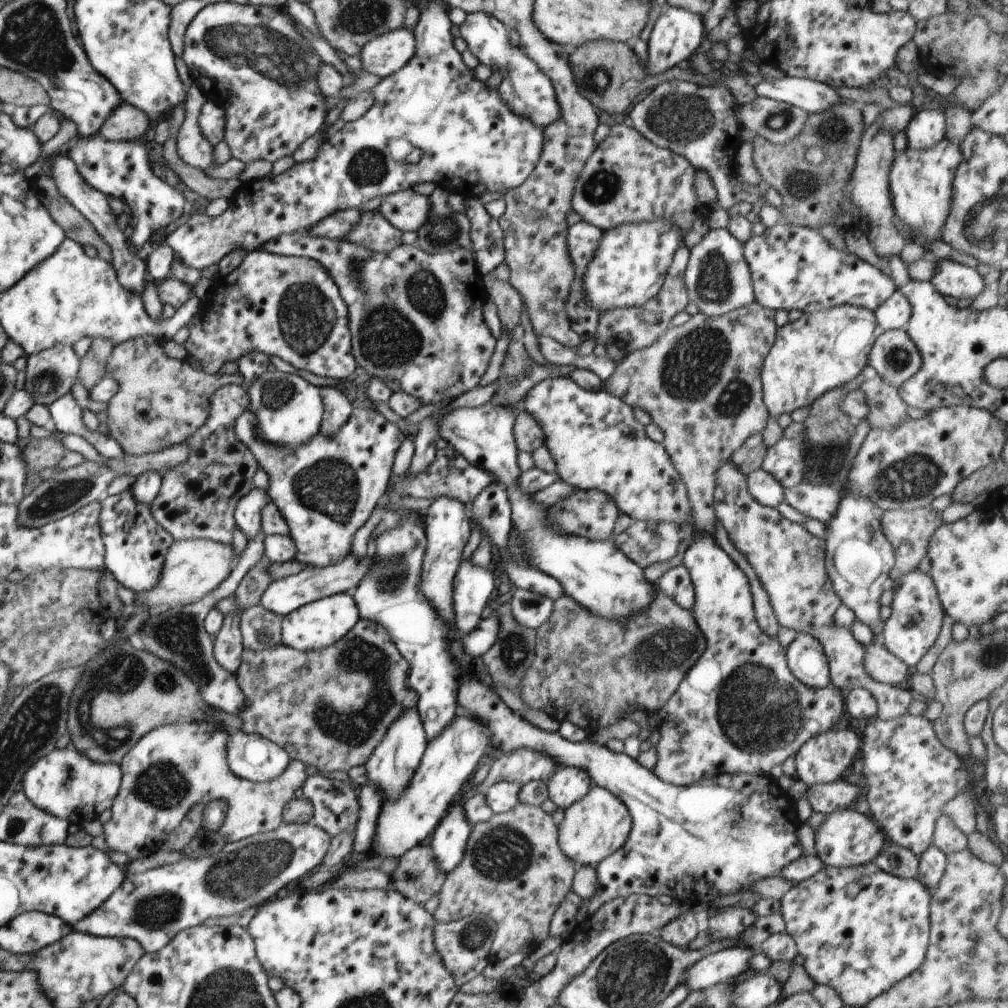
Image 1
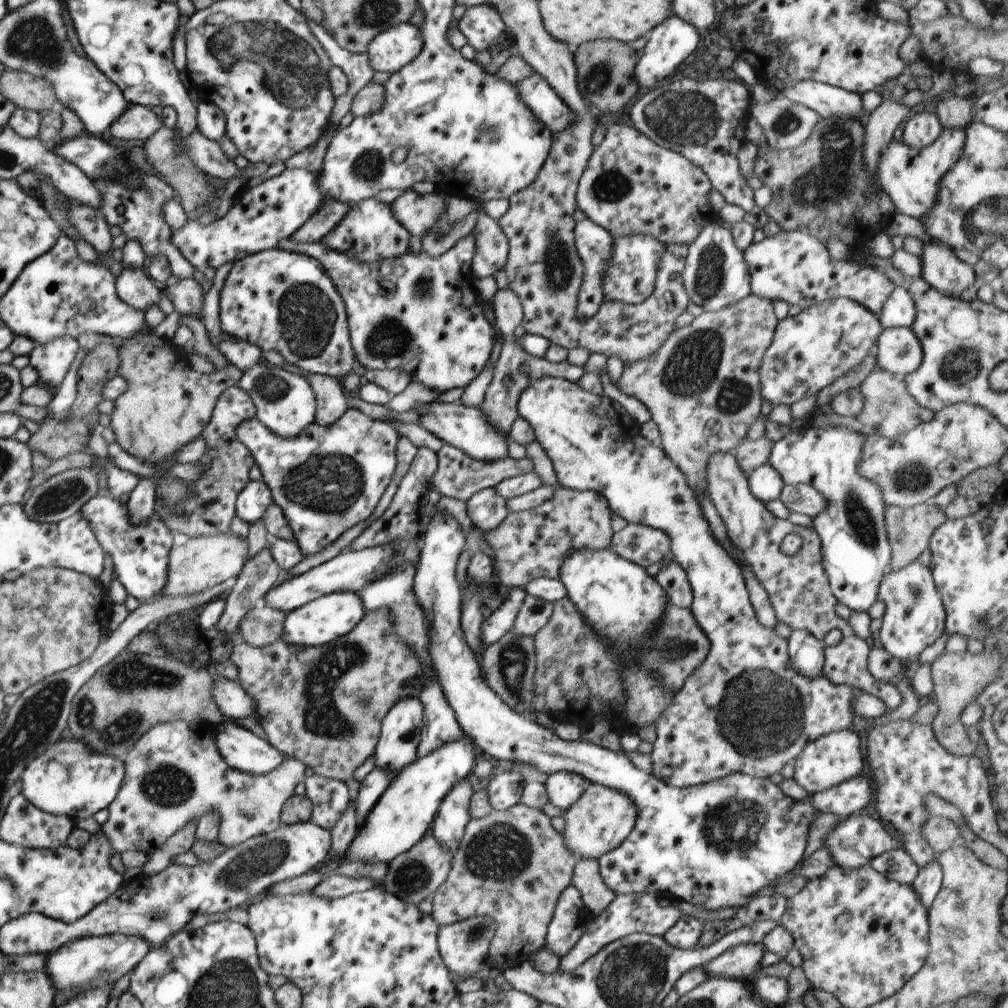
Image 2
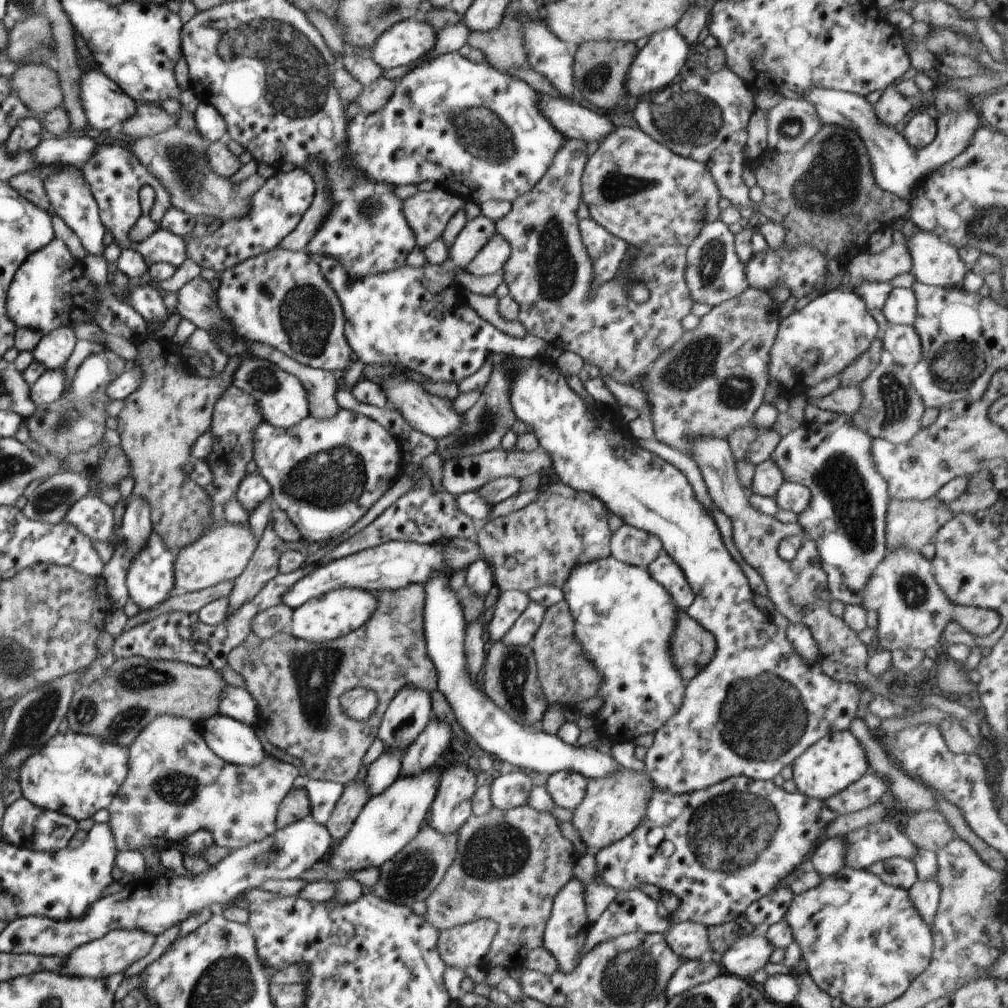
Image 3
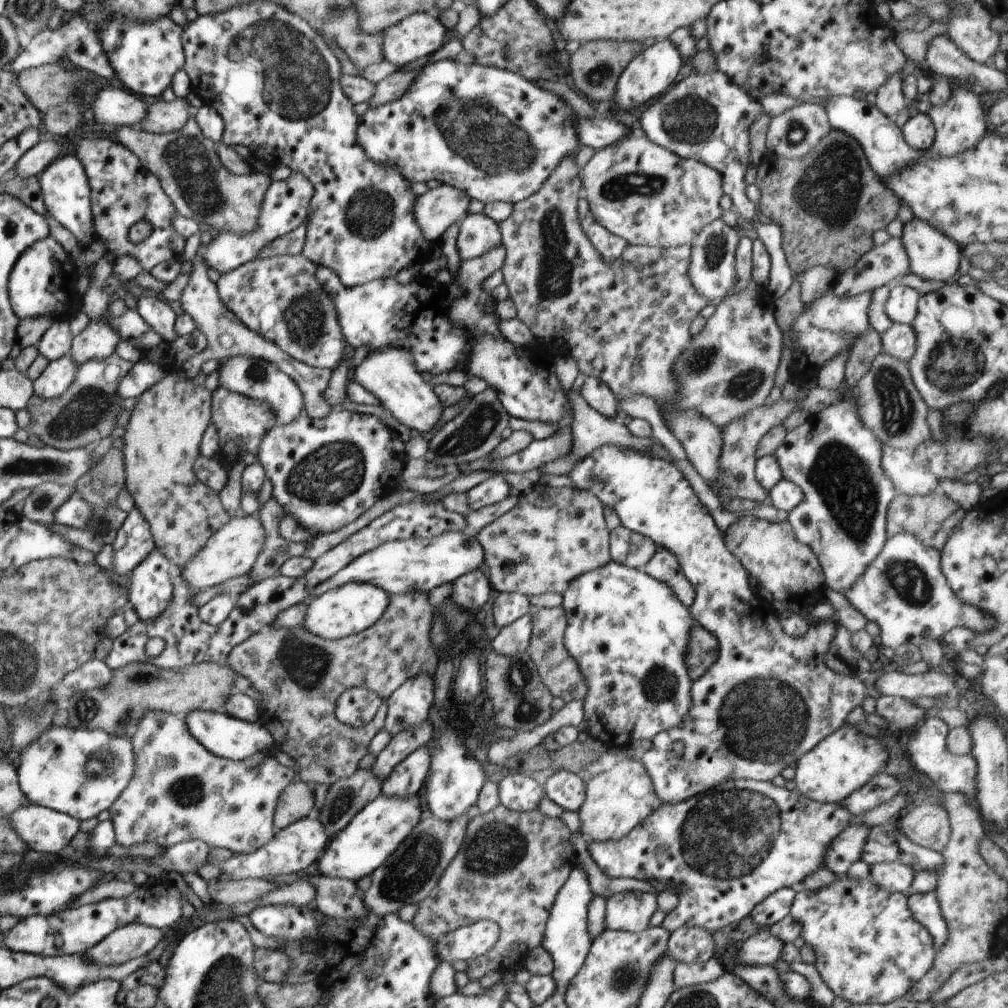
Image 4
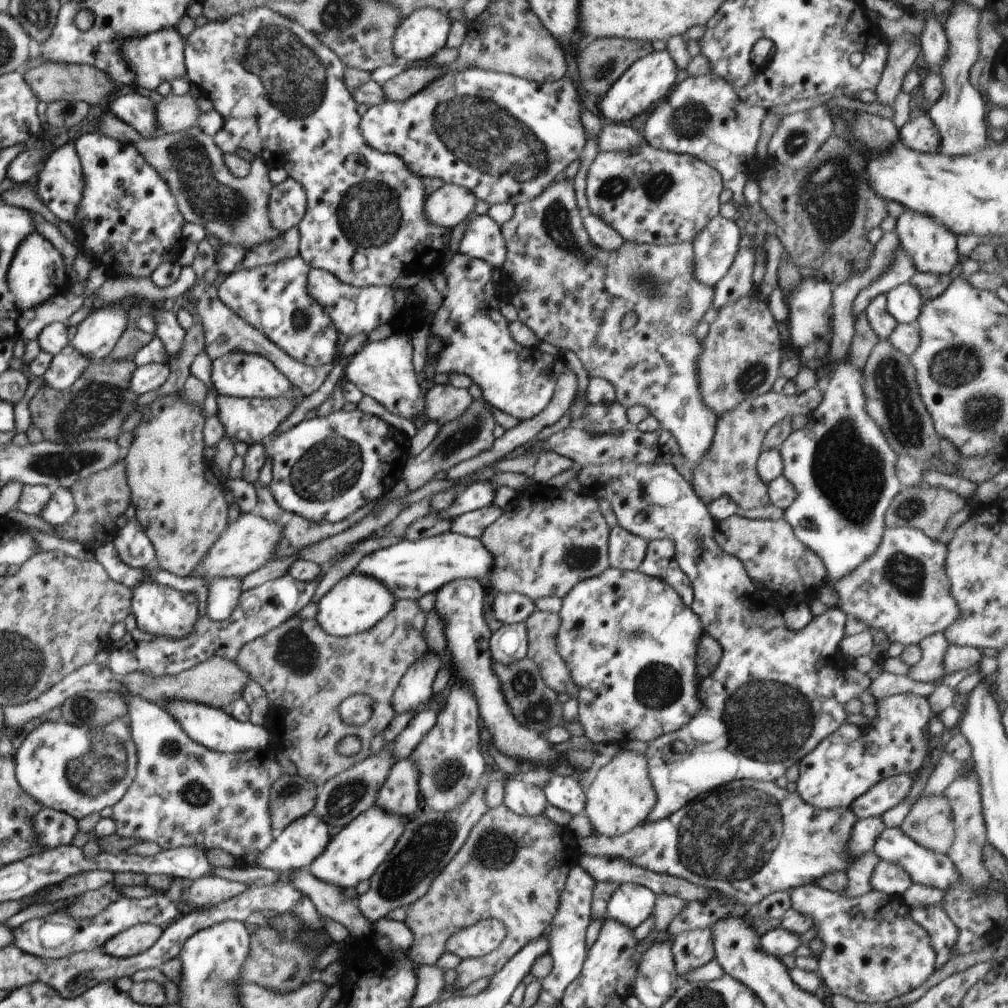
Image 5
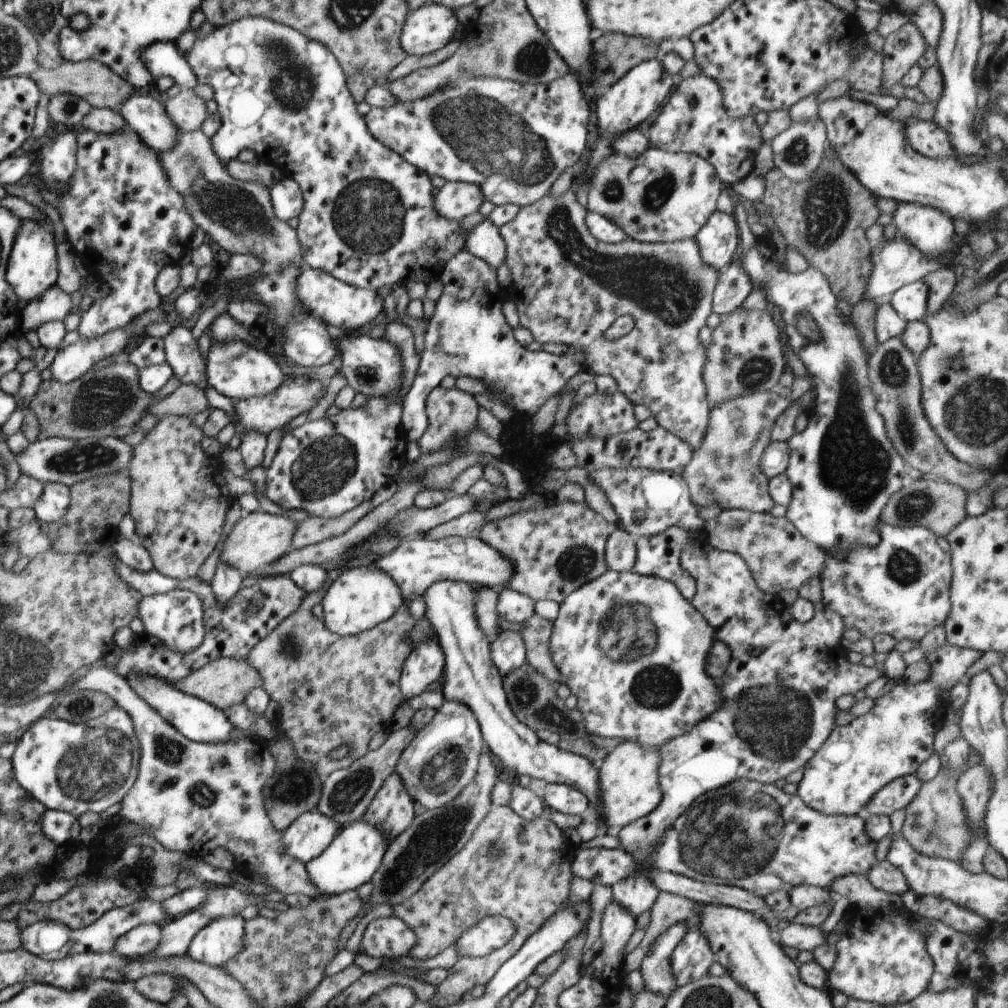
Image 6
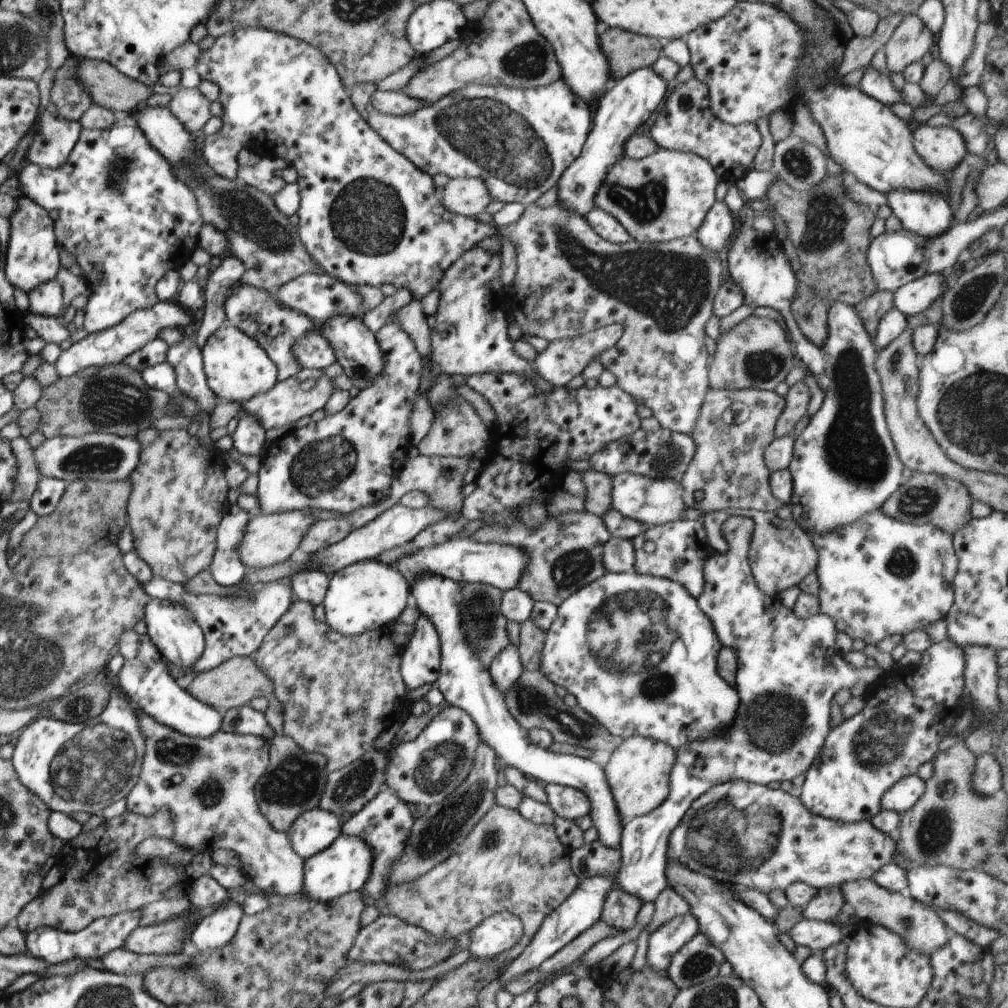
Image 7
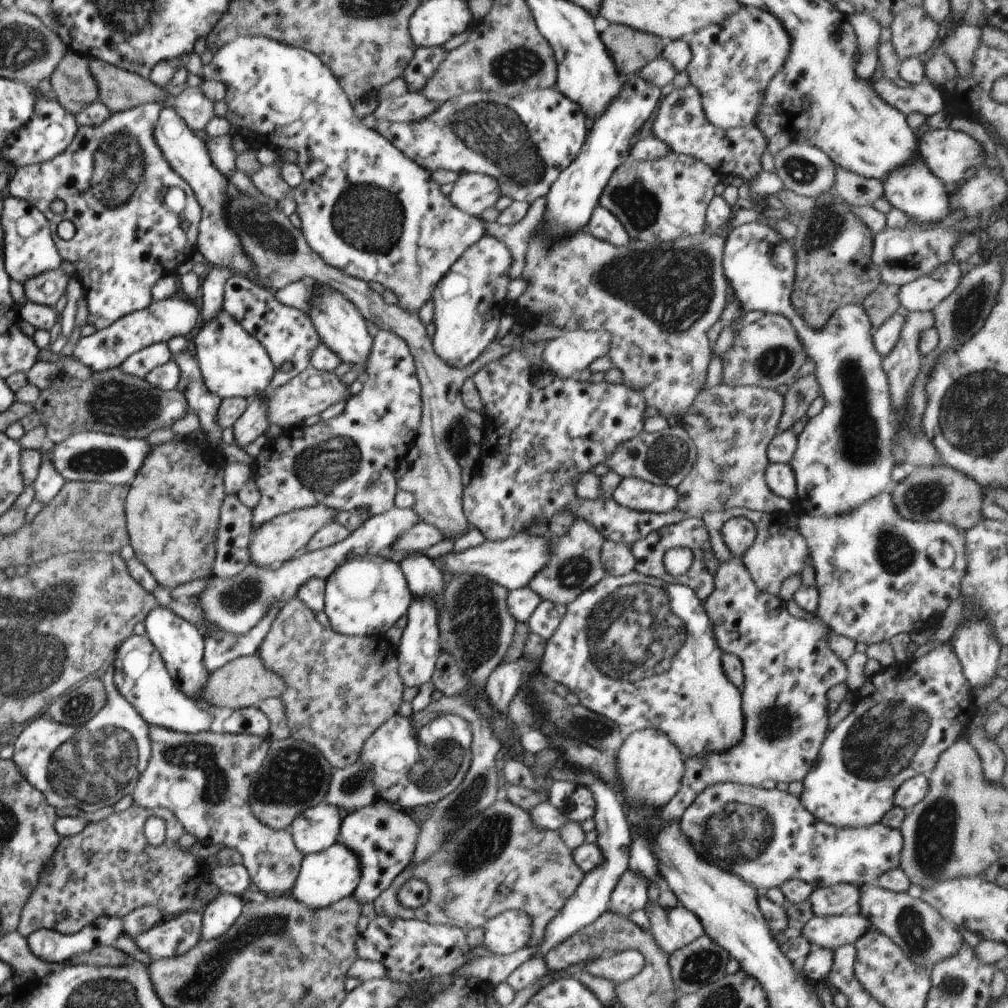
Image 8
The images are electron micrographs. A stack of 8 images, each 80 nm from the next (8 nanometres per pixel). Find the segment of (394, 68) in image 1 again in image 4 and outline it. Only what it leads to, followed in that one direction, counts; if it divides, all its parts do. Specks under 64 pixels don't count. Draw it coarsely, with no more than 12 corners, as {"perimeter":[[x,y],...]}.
{"perimeter":[[432,12],[388,28],[383,56],[406,65],[434,55],[447,28]]}

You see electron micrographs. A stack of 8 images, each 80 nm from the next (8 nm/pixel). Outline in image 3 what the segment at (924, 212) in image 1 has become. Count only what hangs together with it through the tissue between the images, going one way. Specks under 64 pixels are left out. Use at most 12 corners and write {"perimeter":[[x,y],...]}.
{"perimeter":[[811,89],[822,124],[856,132],[875,181],[908,201],[959,155],[982,120],[976,104],[932,111],[922,148],[881,123],[866,97]]}

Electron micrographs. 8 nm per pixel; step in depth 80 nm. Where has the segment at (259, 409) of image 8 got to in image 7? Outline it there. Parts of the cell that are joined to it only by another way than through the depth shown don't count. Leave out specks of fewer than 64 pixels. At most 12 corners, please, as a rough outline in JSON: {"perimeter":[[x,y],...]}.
{"perimeter":[[242,414],[233,432],[233,446],[245,455],[260,455],[265,428]]}

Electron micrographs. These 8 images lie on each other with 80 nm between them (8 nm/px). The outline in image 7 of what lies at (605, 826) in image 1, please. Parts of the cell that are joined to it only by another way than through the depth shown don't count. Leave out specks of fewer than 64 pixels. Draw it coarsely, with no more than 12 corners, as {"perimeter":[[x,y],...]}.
{"perimeter":[[623,739],[604,770],[624,825],[670,794],[677,752]]}

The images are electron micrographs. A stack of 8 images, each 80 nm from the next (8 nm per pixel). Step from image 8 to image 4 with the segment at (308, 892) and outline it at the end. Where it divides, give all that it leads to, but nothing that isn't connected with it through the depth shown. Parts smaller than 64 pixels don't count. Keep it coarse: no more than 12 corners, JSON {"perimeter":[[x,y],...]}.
{"perimeter":[[420,796],[366,804],[315,867],[358,883],[421,820]]}

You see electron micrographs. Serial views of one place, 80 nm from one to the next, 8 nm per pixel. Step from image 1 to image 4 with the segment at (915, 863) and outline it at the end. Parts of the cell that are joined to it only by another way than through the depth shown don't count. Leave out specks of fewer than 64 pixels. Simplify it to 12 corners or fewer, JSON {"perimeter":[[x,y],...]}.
{"perimeter":[[900,862],[871,866],[880,888],[910,896],[915,872]]}

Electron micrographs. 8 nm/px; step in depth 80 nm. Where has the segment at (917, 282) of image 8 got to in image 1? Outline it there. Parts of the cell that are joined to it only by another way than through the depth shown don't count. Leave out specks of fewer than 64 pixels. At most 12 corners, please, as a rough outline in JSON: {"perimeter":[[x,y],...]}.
{"perimeter":[[896,289],[875,311],[879,332],[906,329],[912,305]]}

